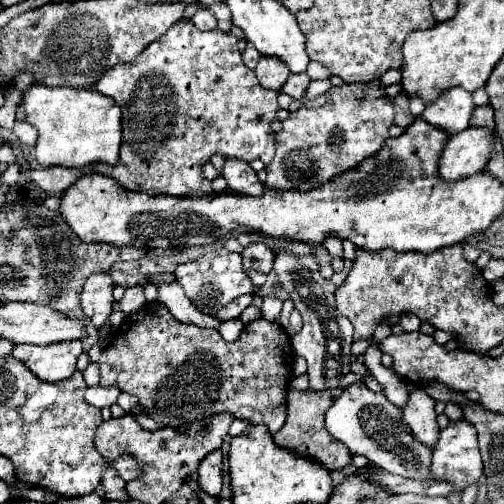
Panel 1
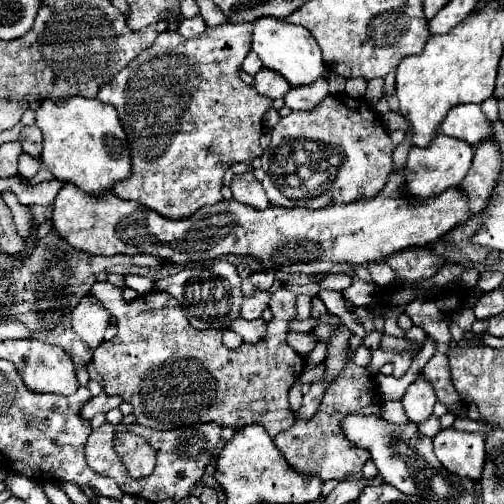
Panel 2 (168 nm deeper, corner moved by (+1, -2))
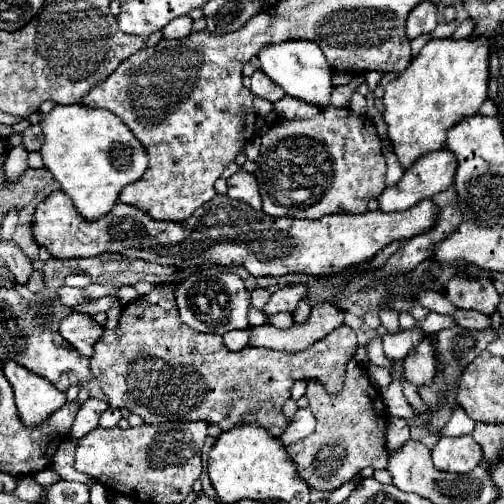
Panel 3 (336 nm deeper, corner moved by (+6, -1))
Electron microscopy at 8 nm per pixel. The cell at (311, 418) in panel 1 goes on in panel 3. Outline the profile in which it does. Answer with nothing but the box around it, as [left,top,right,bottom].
[286,359,388,491]

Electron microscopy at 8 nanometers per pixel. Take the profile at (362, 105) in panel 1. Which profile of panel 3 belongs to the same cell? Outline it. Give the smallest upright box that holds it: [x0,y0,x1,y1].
[256,107,386,219]

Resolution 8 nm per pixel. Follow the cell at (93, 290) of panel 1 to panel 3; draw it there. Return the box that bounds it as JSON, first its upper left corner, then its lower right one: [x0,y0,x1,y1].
[60,313,102,357]

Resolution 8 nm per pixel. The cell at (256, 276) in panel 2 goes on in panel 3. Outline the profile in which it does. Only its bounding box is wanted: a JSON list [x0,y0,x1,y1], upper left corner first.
[252,289,270,311]

